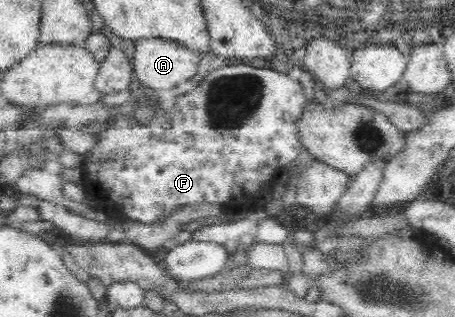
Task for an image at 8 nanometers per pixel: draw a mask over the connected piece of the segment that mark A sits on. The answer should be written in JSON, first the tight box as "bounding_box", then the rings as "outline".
{"bounding_box":[131,38,200,90],"outline":[[[147,38],[135,41],[135,53],[132,55],[131,64],[134,74],[144,87],[152,90],[172,90],[184,80],[195,78],[198,72],[200,56],[176,43],[160,38]]]}

